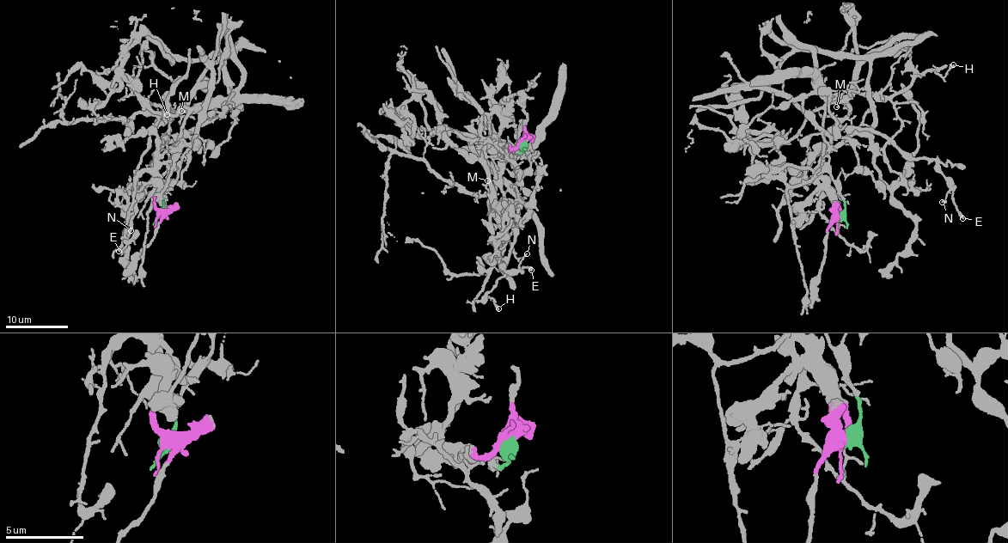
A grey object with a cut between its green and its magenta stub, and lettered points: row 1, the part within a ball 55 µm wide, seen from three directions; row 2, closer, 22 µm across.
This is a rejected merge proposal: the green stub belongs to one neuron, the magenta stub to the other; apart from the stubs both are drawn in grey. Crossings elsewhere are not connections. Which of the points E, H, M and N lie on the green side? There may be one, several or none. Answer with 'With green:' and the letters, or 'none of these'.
With green: E, N

